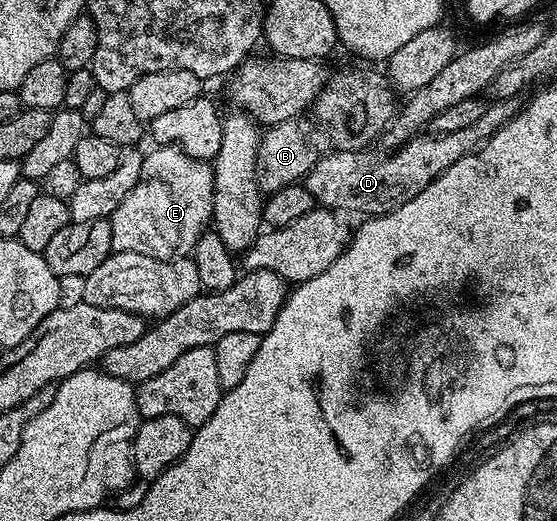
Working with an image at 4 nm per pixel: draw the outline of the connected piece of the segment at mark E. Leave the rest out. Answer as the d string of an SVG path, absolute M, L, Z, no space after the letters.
M159 145L158 150L147 153L142 160L142 178L124 196L120 208L110 215L112 228L112 251L140 252L140 256L152 256L165 262L171 258L184 258L193 255L194 246L207 229L214 212L214 172L210 162L200 162L189 158L177 146Z

